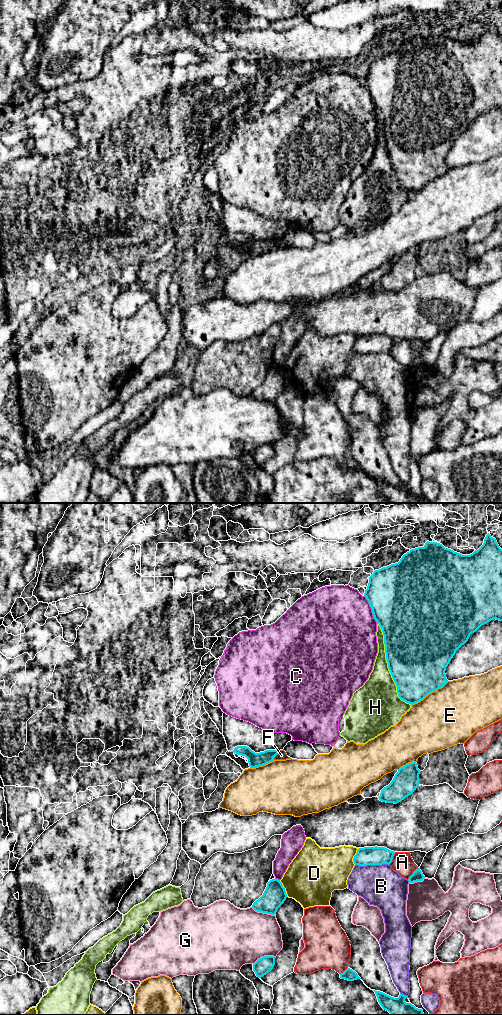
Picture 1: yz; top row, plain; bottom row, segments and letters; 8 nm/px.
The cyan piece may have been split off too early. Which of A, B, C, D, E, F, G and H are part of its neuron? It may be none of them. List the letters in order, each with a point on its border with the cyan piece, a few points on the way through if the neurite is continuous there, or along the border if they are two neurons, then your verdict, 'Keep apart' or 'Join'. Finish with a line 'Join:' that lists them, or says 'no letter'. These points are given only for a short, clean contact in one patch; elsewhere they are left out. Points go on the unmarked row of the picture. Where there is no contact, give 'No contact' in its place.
A: Touches cyan at yz (392, 346). Keep apart
B: Touches cyan at yz (372, 352). Keep apart
C: Touches cyan at yz (371, 96). Keep apart
D: Touches cyan at yz (354, 344). Keep apart
E: Touches cyan at yz (430, 180). Keep apart
F: Touches cyan at yz (276, 242). Boundary: yz (279, 239), (273, 247). Keep apart
G: Touches cyan at yz (263, 400). Keep apart
H: Touches cyan at yz (388, 154). Keep apart
Join: no letter

